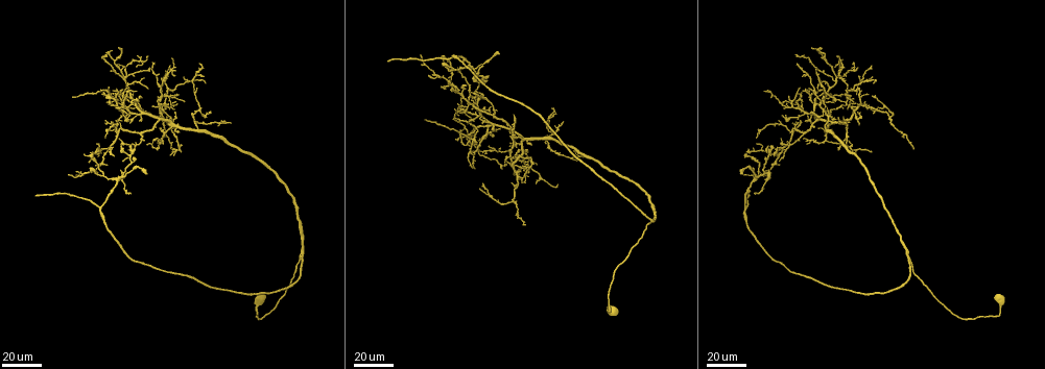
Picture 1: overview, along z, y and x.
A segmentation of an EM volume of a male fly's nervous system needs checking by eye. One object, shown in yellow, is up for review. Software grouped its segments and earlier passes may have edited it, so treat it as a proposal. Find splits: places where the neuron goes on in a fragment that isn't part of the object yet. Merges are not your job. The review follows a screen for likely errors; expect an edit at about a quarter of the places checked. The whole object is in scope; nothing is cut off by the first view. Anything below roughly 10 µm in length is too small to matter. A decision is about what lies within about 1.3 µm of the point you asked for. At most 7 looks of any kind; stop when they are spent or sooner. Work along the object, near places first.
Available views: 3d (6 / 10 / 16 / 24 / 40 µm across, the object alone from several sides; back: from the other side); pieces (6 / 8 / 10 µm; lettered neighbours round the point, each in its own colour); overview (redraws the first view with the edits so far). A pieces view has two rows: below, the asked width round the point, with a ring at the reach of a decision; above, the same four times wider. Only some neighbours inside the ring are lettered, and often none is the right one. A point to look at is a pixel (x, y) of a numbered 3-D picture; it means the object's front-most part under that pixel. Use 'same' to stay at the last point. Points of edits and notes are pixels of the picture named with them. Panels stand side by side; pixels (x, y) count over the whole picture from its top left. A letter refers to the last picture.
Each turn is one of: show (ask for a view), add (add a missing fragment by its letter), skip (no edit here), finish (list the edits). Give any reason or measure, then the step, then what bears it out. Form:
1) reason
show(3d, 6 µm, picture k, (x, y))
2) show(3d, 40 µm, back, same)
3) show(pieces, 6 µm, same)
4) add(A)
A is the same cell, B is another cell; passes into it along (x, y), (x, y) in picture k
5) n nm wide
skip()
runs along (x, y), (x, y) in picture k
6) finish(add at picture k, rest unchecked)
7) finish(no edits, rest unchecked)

free end
show(3d, 40 µm, picture 1, (105, 52))

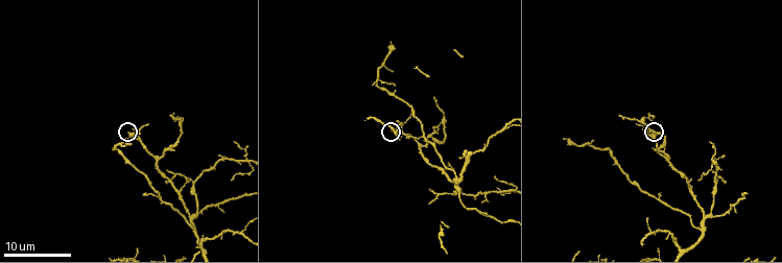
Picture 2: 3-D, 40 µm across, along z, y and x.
show(pieces, 10 µm, picture 2, (130, 132))

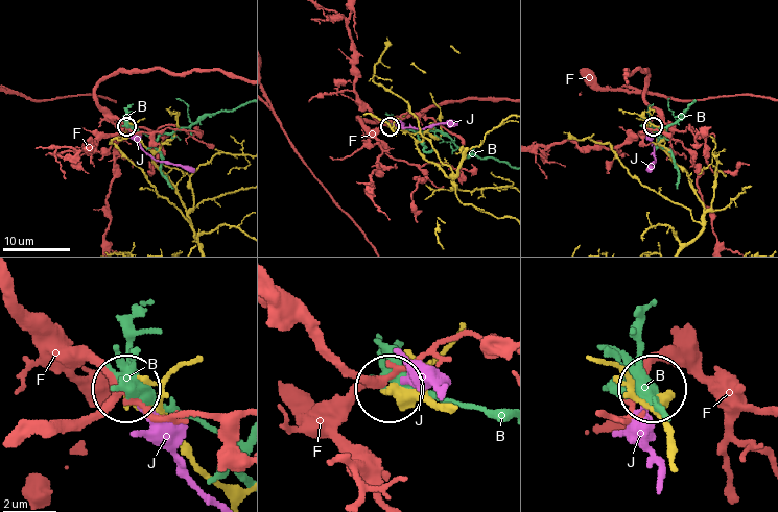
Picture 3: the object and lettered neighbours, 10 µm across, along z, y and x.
skip()
B, F and J are other cells; runs along (450, 412), (387, 392) in picture 3; none of them fits

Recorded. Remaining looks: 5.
thin end
show(3d, 40 µm, picture 1, (796, 119))

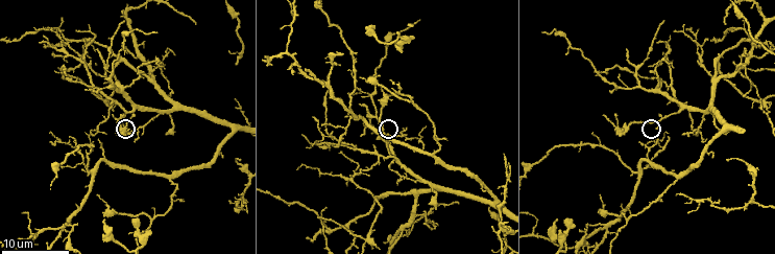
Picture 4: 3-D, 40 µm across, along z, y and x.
see the neighbours
show(pieces, 8 µm, picture 4, (655, 128))

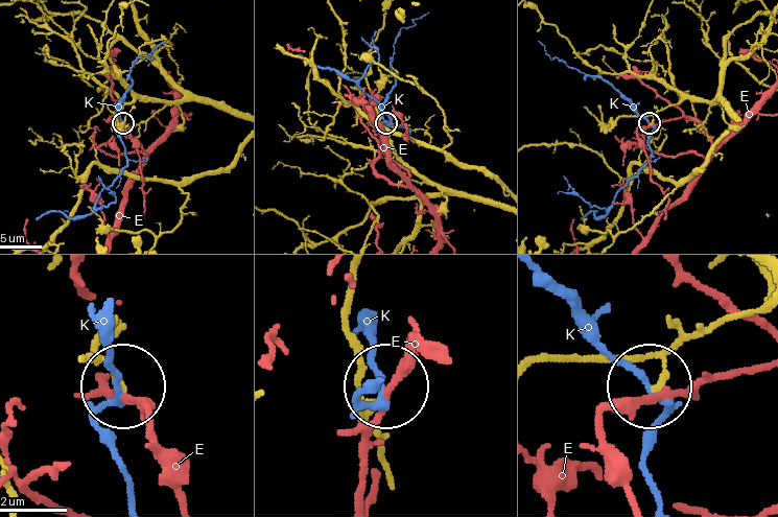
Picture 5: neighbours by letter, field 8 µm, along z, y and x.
skip()
E and K are other cells; runs along (758, 307), (691, 329), (652, 385) in picture 5; no lettered fragment goes on from it

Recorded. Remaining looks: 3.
free end
show(3d, 24 µm, picture 1, (37, 195))

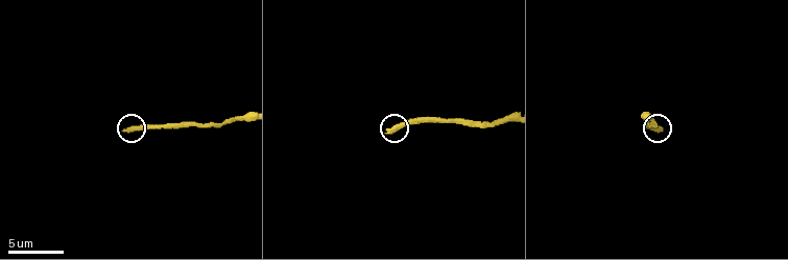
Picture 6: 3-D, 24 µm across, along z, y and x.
show(pieces, 10 µm, picture 6, (124, 130))

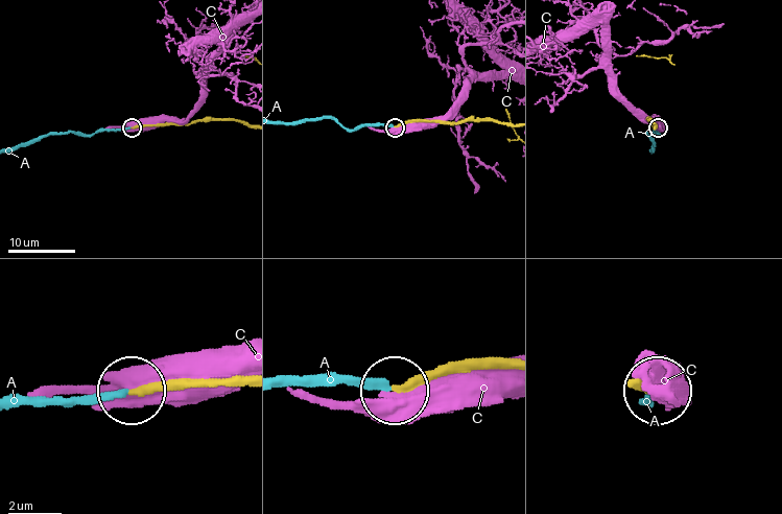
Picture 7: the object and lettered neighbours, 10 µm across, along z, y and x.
250 nm wide
add(A)
A is the same cell, C is another cell; it goes on there

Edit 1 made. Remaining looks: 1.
finish(add at picture 7, rest unchecked)

